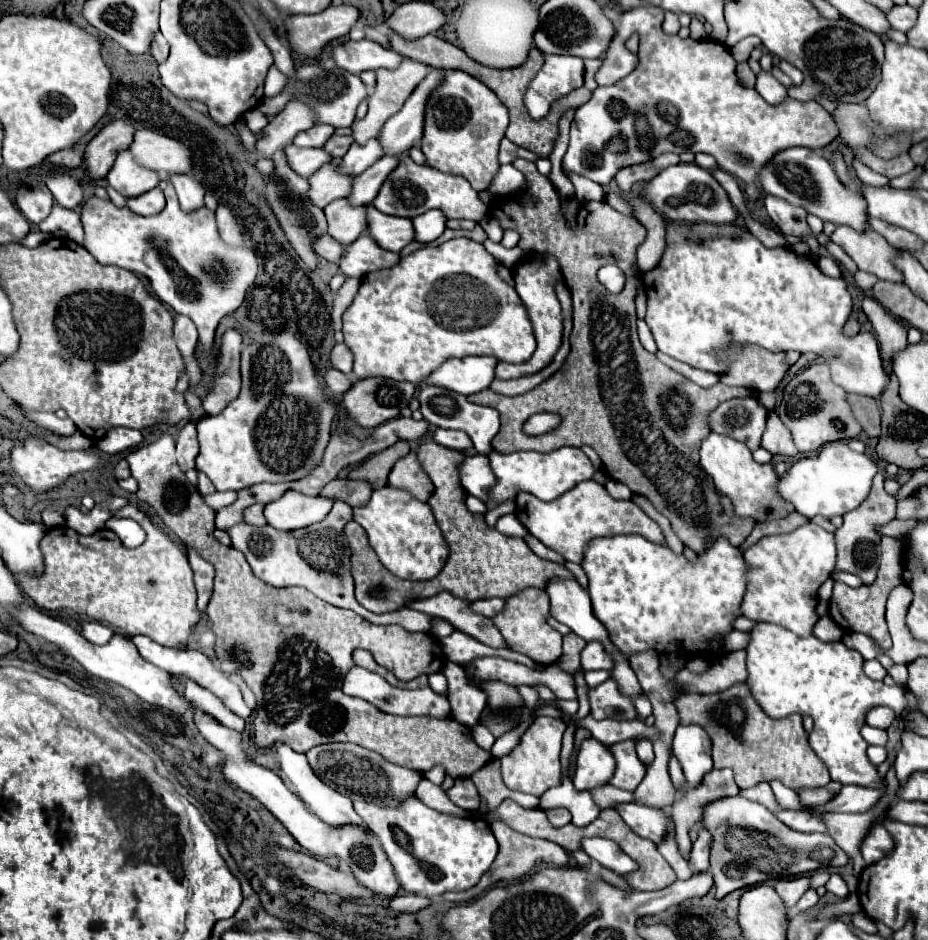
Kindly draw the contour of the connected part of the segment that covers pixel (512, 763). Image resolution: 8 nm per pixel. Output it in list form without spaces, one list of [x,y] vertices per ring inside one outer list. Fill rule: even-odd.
[[[538,716],[532,726],[520,736],[518,746],[498,758],[502,766],[502,780],[510,790],[526,792],[532,796],[542,796],[546,790],[560,786],[562,782],[562,764],[560,764],[560,748],[562,748],[562,734],[564,734],[564,722],[548,716]]]

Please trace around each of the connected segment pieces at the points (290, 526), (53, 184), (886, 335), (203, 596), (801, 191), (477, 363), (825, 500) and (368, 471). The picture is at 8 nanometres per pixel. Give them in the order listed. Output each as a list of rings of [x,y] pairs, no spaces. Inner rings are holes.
[[[292,494],[292,496],[282,496],[276,502],[266,504],[264,508],[264,518],[268,526],[276,530],[296,530],[296,528],[306,528],[310,524],[320,522],[328,510],[332,508],[332,500],[328,498],[310,498],[302,494]]]
[[[56,172],[46,180],[48,190],[52,192],[54,200],[62,206],[62,208],[76,208],[82,200],[82,186],[68,174]]]
[[[864,298],[862,310],[868,316],[868,320],[872,322],[872,328],[880,342],[880,356],[884,362],[884,370],[890,372],[894,356],[908,346],[906,328],[902,324],[898,324],[874,298]]]
[[[188,550],[188,558],[190,558],[190,566],[194,572],[194,584],[196,584],[196,592],[198,592],[198,610],[204,612],[206,604],[210,600],[212,594],[212,578],[214,578],[214,568],[204,562],[196,552]]]
[[[788,148],[776,154],[776,158],[760,172],[760,182],[766,194],[782,198],[792,206],[802,206],[808,214],[814,214],[824,222],[848,224],[858,232],[870,230],[864,196],[858,190],[844,186],[830,162],[810,148]]]
[[[488,356],[448,358],[424,380],[422,386],[440,386],[458,394],[476,394],[488,388],[494,380],[496,362],[496,358]]]
[[[844,440],[824,444],[818,456],[802,458],[794,462],[778,480],[778,494],[782,500],[790,502],[798,514],[804,518],[824,516],[830,520],[832,516],[842,516],[862,504],[862,500],[870,492],[870,484],[874,474],[878,472],[878,466],[866,456],[852,452]]]
[[[396,442],[394,446],[386,448],[380,454],[370,456],[366,462],[362,462],[356,470],[352,470],[348,474],[350,480],[364,480],[372,486],[372,490],[382,488],[382,484],[388,484],[388,474],[392,470],[392,466],[396,464],[396,460],[404,458],[410,452],[408,442]]]

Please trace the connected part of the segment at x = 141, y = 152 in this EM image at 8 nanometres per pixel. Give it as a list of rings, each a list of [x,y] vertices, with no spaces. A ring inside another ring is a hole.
[[[138,130],[128,146],[136,164],[166,174],[186,174],[192,170],[188,148],[154,130]]]

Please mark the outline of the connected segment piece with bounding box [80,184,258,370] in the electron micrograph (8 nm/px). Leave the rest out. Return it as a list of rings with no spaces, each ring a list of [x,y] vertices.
[[[166,184],[164,194],[160,188],[152,188],[140,198],[130,198],[128,208],[116,208],[110,200],[92,196],[80,214],[86,232],[86,250],[100,264],[112,262],[148,278],[150,288],[160,302],[170,306],[174,312],[188,316],[196,324],[200,336],[196,360],[198,366],[206,370],[216,326],[226,314],[234,312],[244,302],[246,290],[254,284],[258,272],[258,258],[252,248],[224,246],[216,230],[214,212],[208,208],[184,214],[178,206],[172,184]]]

